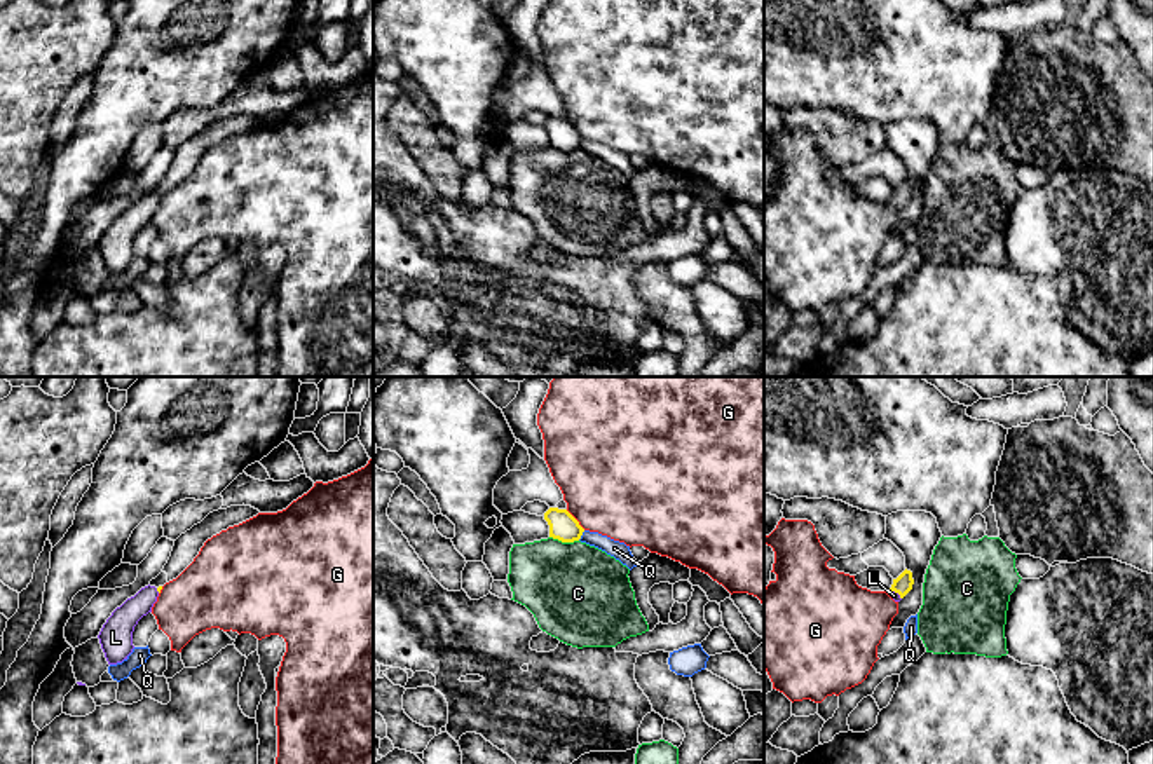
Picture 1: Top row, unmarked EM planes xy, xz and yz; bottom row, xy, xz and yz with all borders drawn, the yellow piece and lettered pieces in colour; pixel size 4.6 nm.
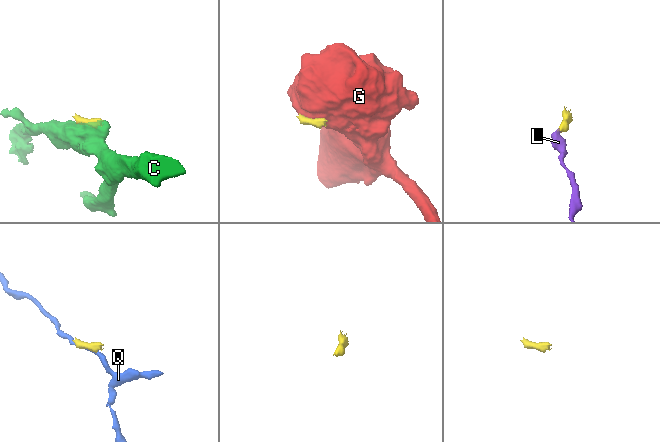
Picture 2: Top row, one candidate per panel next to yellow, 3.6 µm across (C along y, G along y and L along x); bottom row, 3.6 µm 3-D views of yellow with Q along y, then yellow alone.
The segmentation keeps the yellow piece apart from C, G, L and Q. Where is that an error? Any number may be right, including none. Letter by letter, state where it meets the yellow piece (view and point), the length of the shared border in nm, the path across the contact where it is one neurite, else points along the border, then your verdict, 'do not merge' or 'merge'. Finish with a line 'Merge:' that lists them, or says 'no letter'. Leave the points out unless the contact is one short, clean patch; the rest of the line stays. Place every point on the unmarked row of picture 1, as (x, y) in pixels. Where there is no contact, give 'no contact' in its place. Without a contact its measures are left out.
C: xz (564, 150) | 140 nm | along xz (550, 145), (560, 150), (578, 150) | do not merge
G: xz (576, 129) | 130 nm | along xz (566, 119), (585, 138) | do not merge
L: yz (895, 201) | 80 nm | across yz (902, 194), (895, 201), (893, 204) | merge
Q: xz (581, 143) | 60 nm | along xz (585, 140), (578, 149) | do not merge
Merge: L

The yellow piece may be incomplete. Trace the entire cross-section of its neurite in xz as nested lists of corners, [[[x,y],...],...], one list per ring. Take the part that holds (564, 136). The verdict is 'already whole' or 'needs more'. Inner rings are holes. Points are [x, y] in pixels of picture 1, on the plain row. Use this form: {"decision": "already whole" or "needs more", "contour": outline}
{"decision": "already whole", "contour": [[[549,117],[544,122],[544,129],[549,134],[549,147],[562,152],[579,150],[584,141],[579,131],[567,119]]]}

